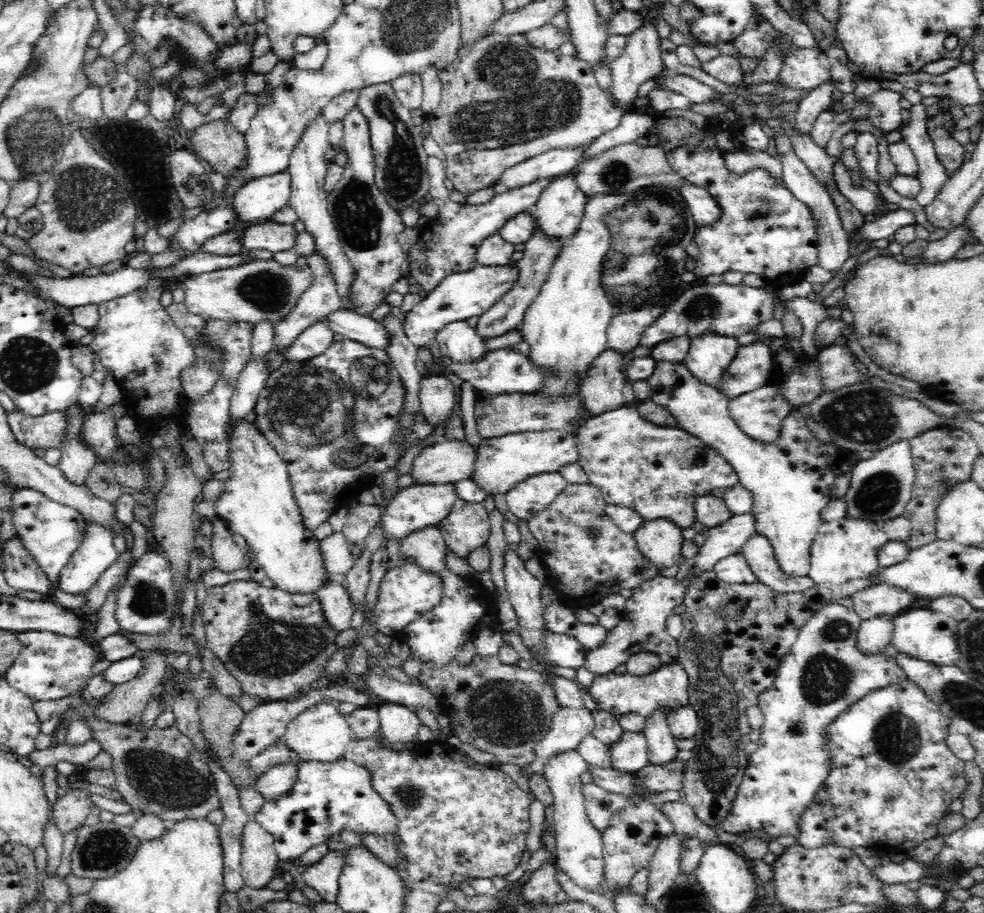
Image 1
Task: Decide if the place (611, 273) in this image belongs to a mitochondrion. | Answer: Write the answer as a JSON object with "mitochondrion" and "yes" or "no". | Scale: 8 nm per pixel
{"mitochondrion":"yes"}

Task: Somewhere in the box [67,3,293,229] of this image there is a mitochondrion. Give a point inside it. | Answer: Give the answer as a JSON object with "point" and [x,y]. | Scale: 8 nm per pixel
{"point":[102,70]}

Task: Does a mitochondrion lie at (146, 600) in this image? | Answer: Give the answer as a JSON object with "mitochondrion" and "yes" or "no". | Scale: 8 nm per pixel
{"mitochondrion":"yes"}

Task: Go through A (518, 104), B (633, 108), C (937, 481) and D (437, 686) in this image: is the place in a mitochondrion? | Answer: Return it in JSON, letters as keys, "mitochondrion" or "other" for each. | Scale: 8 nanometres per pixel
{"A":"mitochondrion","B":"other","C":"mitochondrion","D":"other"}

